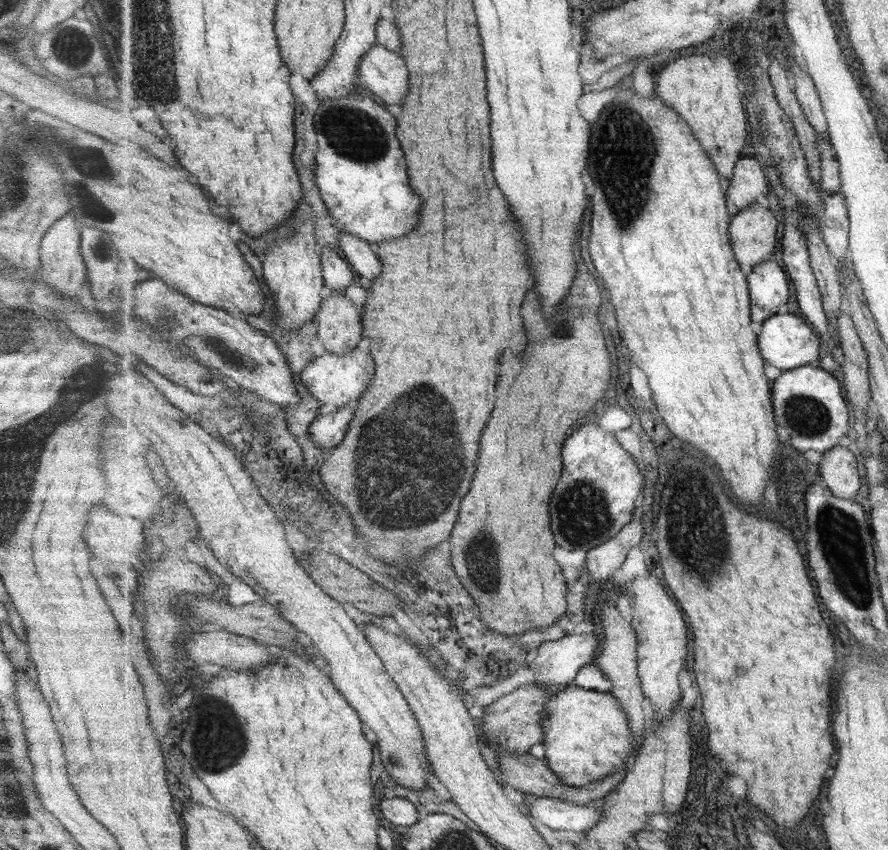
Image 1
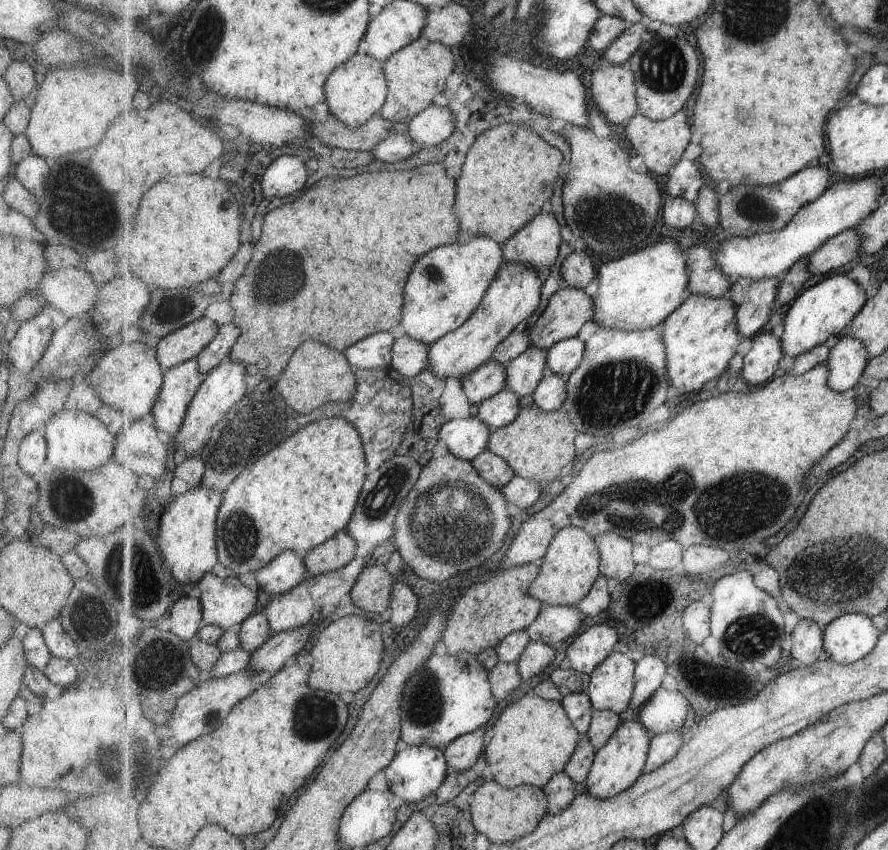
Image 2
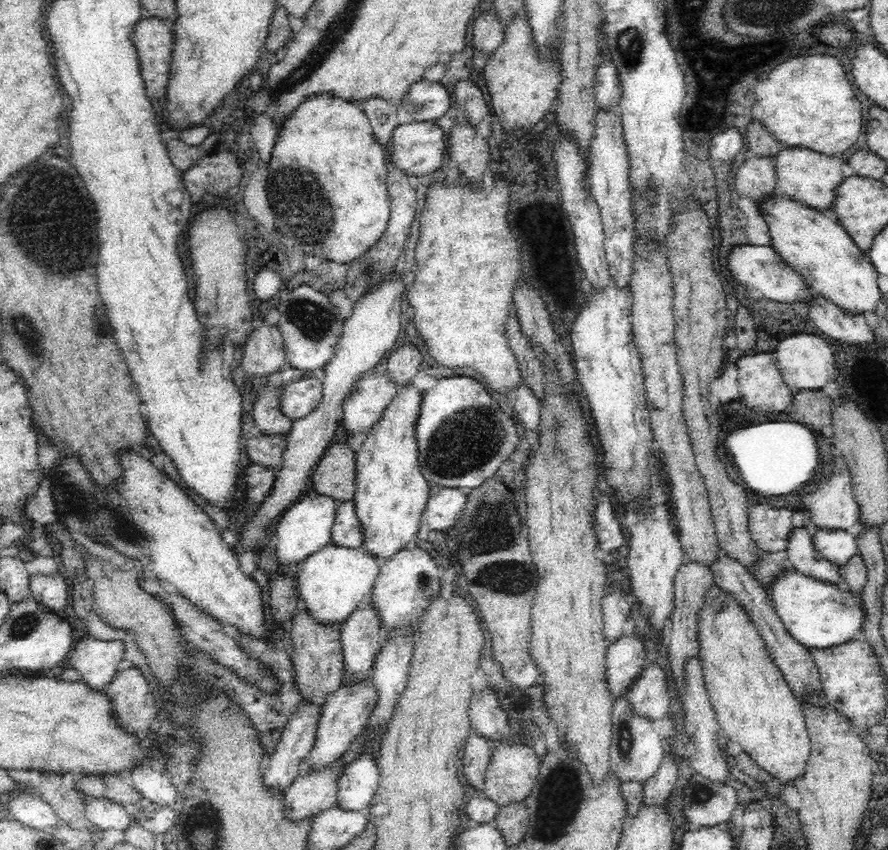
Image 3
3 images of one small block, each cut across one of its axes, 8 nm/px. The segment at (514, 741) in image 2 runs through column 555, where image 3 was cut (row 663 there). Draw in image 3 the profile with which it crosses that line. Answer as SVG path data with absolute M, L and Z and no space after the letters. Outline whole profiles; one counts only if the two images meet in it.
M715 582L704 590L704 602L696 608L696 642L705 687L720 723L721 737L739 744L742 751L748 753L760 768L772 773L774 783L793 784L800 779L811 752L802 701L790 688L787 678L768 652L767 643L747 609Z

